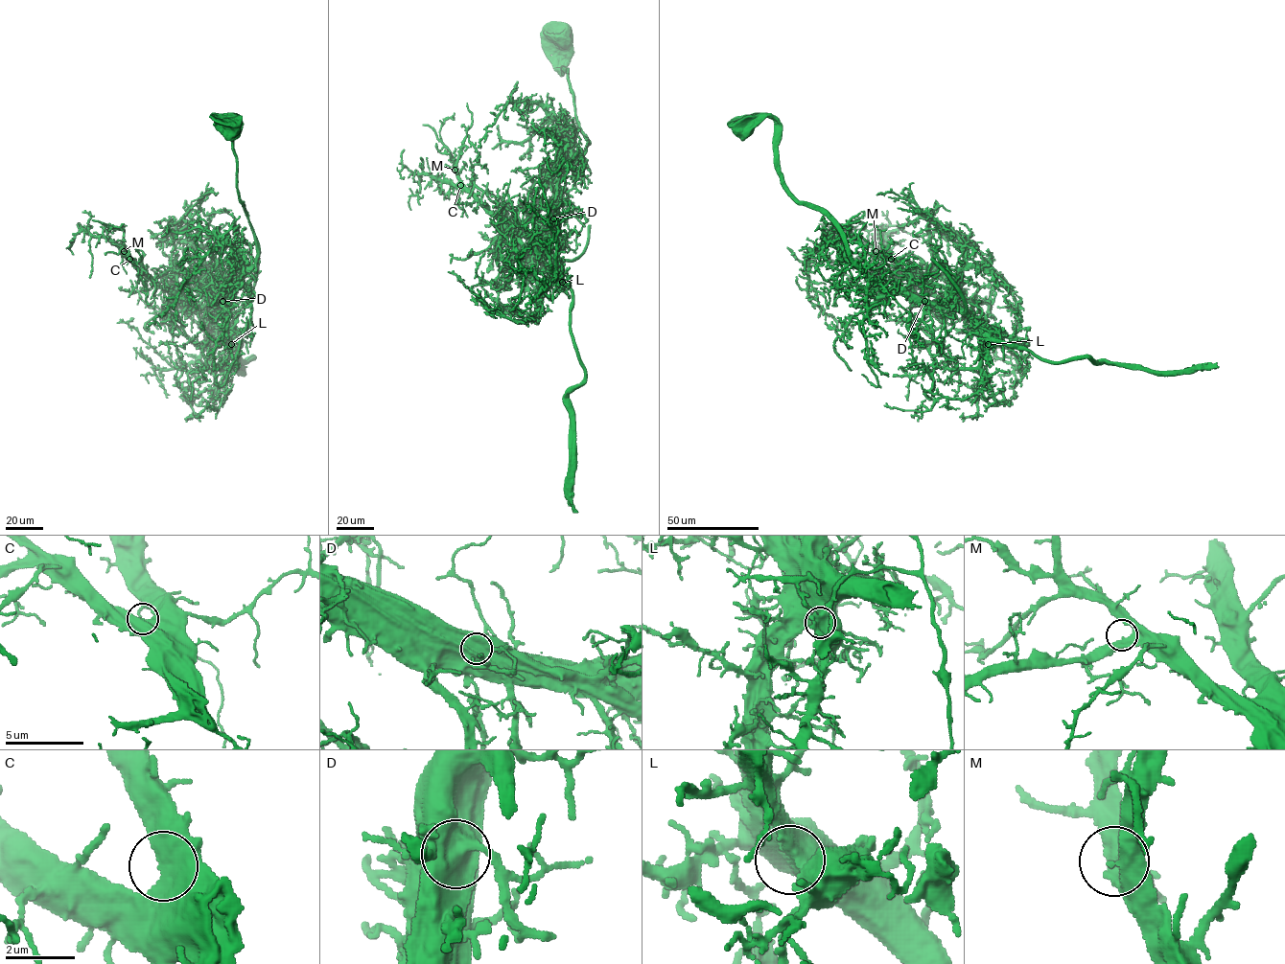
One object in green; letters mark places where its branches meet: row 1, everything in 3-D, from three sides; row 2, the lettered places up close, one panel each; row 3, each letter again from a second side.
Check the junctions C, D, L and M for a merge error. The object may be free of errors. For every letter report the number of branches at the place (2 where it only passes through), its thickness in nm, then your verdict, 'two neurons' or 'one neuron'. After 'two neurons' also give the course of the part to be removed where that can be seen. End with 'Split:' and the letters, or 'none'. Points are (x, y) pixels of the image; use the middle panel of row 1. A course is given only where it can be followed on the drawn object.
C: branches 1; calibre 800 nm; one neuron
D: branches 1; calibre 1200 nm; two neurons; course (553, 218), (544, 249), (519, 240), (456, 172), (468, 135), (477, 160), (480, 156)
L: branches 1; calibre 850 nm; one neuron
M: branches 1; calibre 360 nm; one neuron
Split: D

